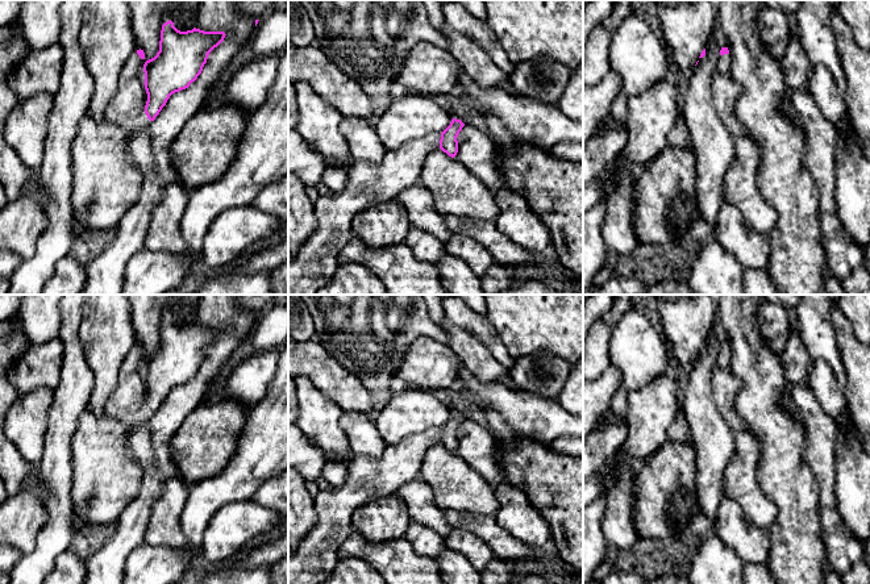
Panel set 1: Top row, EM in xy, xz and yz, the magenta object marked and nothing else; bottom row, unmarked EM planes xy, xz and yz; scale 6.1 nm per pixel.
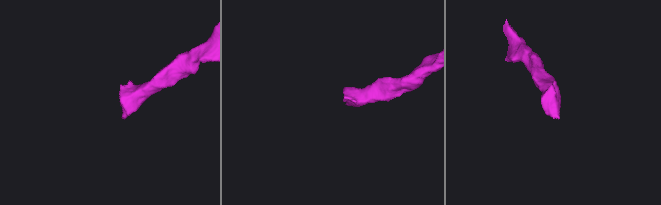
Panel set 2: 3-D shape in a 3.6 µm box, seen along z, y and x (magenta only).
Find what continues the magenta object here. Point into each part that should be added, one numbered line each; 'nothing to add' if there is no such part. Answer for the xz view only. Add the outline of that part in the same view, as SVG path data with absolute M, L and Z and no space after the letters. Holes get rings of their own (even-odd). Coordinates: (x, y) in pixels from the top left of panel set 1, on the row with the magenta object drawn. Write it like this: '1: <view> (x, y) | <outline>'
1: xz (369, 184) | M429 133L388 151L379 163L365 160L350 163L346 168L345 188L332 196L320 196L315 201L317 226L297 255L288 259L288 295L316 295L329 281L338 267L340 251L351 238L353 218L371 207L395 200L401 191L419 184L424 163L430 153L440 149L440 139L440 133Z

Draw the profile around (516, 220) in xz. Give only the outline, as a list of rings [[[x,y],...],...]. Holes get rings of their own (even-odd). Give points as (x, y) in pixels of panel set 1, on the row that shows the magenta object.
[[[503,188],[495,192],[499,214],[498,230],[532,254],[542,253],[551,243],[551,234],[541,218],[530,209],[526,200]]]

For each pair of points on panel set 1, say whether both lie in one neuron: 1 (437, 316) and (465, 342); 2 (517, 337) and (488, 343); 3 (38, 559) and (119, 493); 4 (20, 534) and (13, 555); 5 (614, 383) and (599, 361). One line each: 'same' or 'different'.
1: different
2: different
3: different
4: different
5: different

